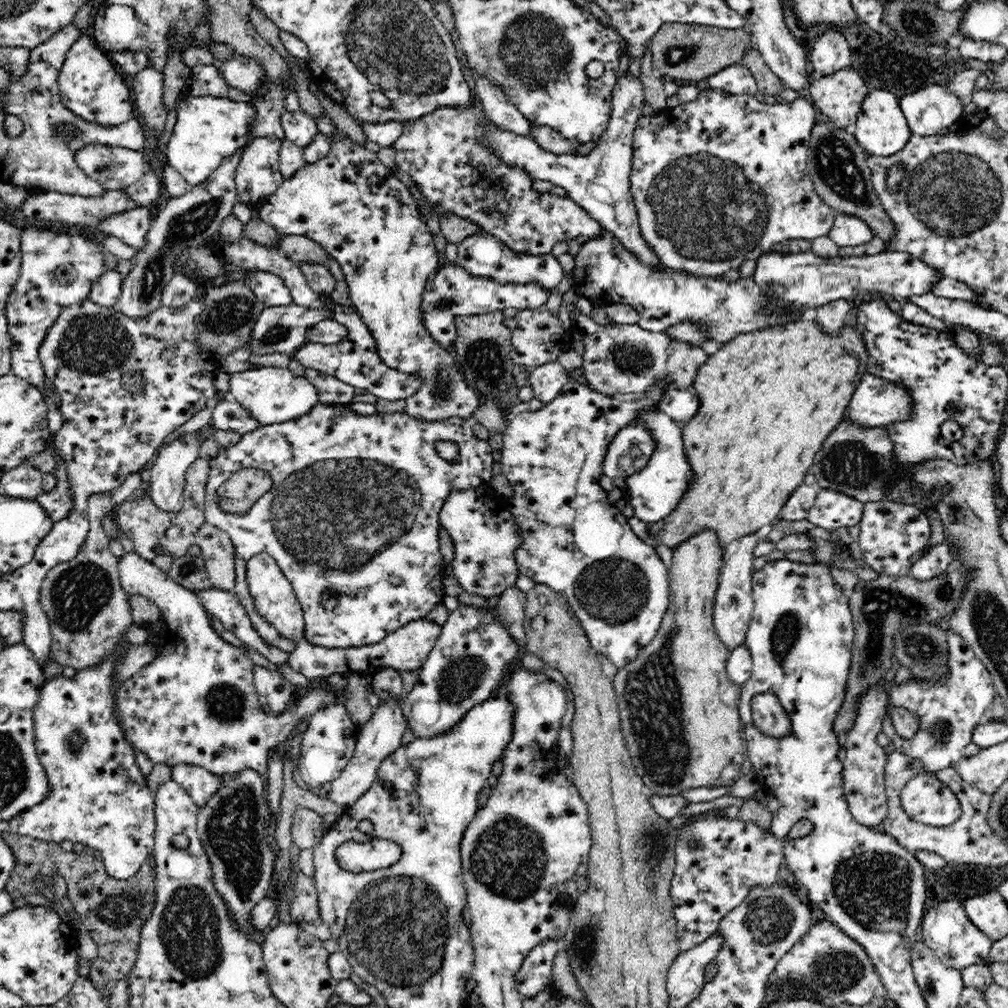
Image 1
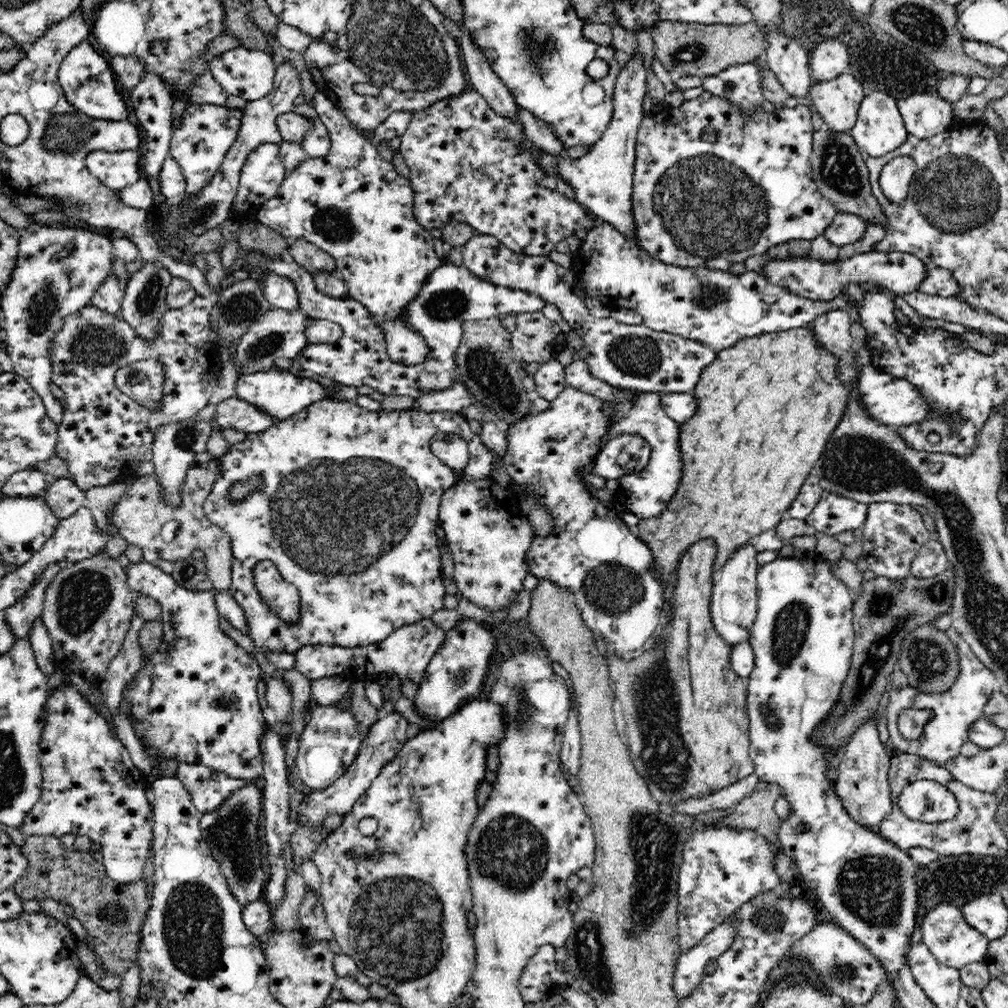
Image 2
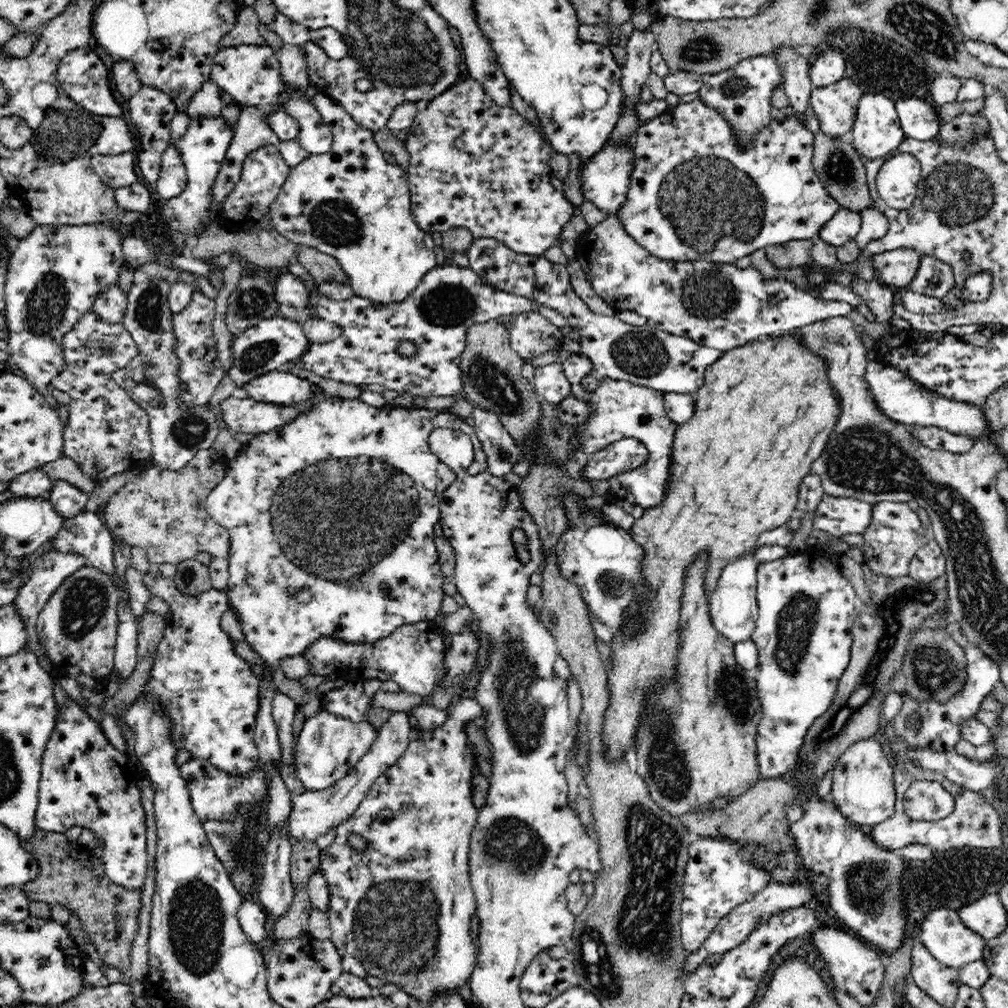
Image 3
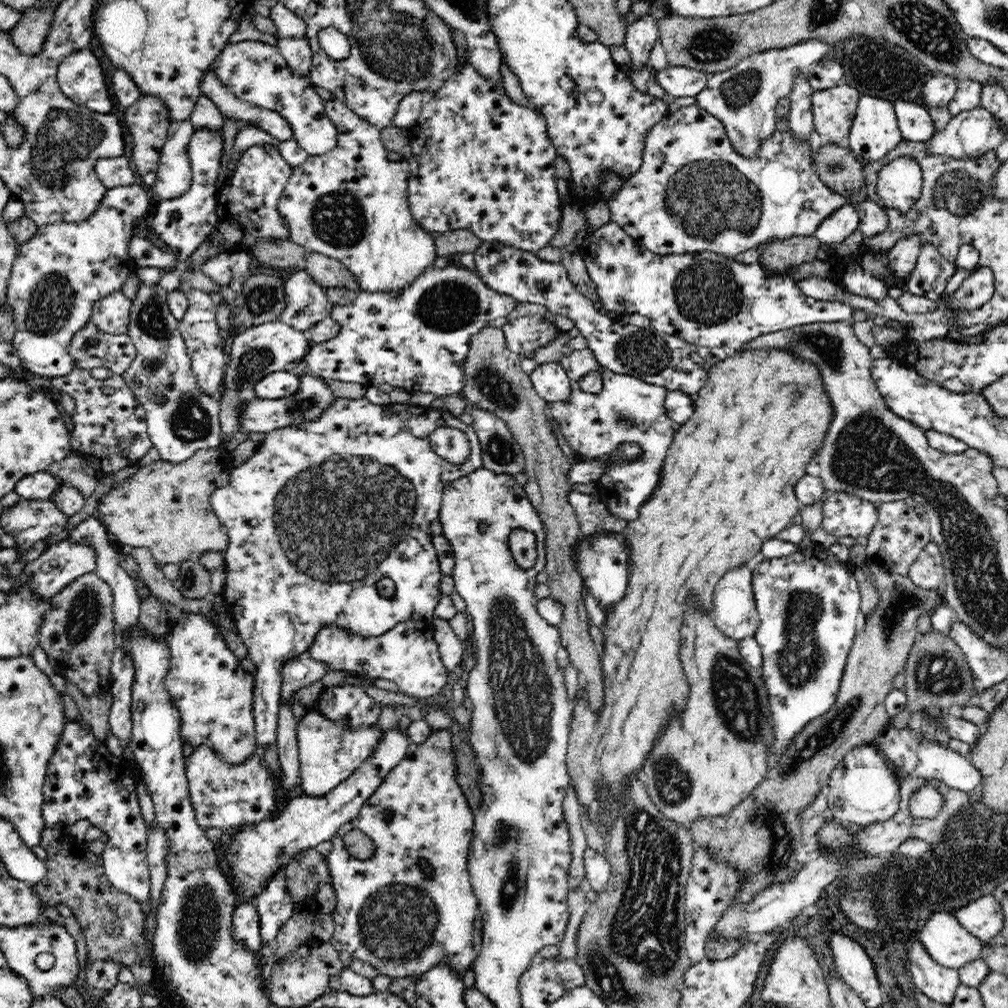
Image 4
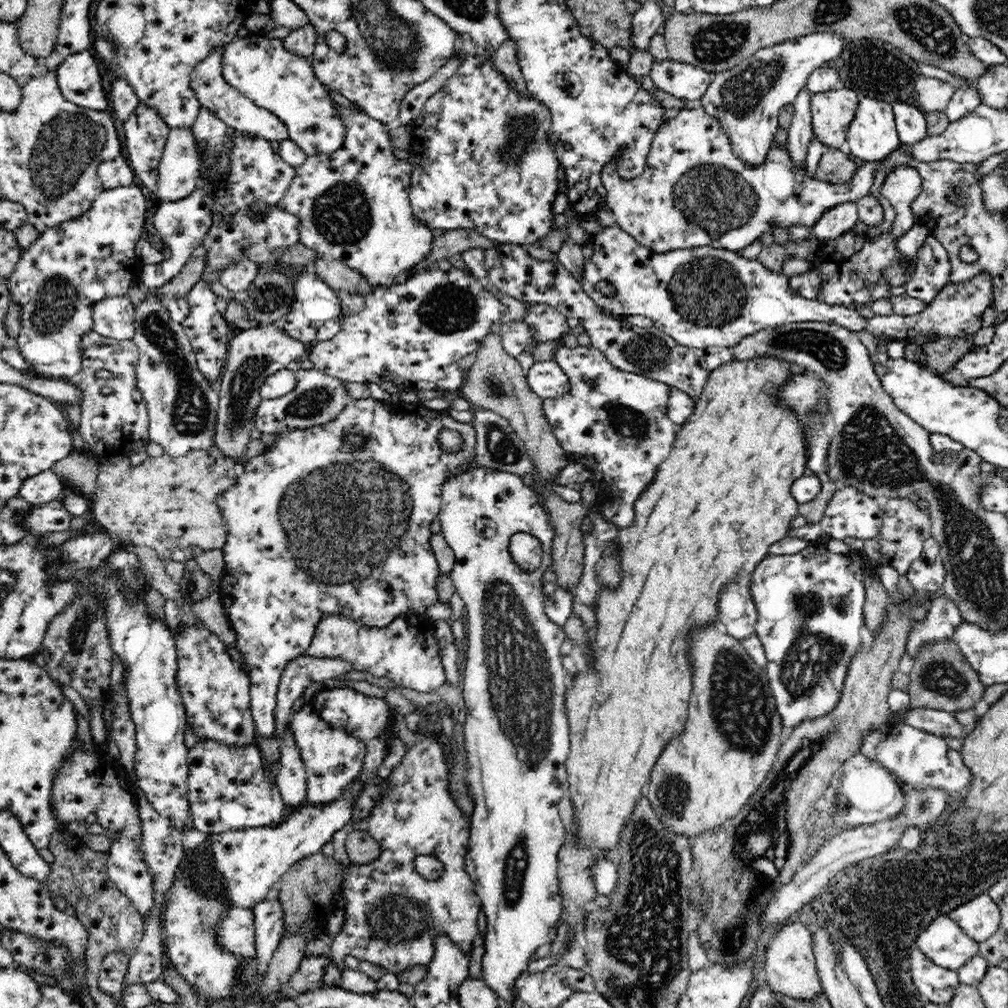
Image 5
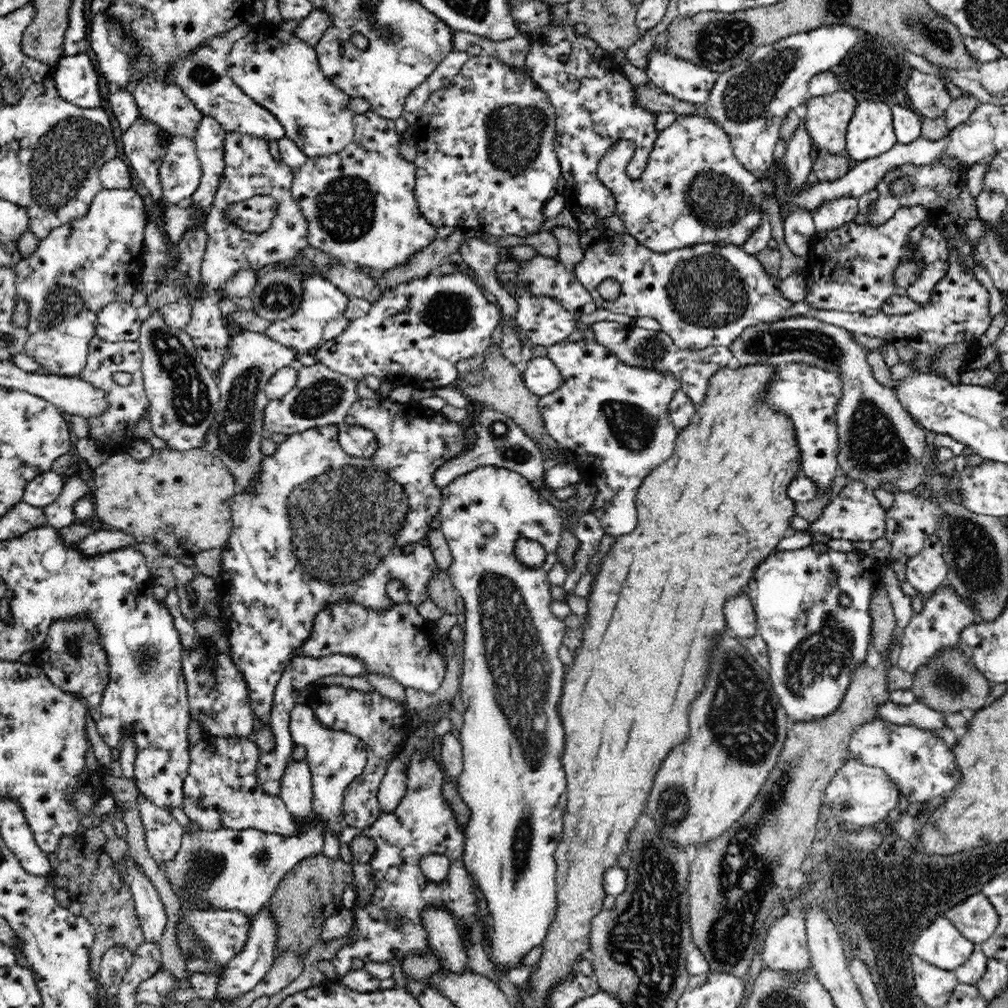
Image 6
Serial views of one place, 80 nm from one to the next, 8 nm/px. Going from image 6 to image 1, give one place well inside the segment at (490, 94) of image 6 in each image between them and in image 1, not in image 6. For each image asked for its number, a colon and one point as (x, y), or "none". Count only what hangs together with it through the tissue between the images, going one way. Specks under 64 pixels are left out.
1: (439, 151)
2: (468, 164)
3: (473, 164)
4: (481, 162)
5: (482, 158)

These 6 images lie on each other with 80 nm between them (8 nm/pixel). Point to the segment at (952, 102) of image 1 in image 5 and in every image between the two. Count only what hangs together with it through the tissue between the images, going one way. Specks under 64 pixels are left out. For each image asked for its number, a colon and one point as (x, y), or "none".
2: (926, 114)
3: (919, 120)
4: (915, 124)
5: (910, 121)

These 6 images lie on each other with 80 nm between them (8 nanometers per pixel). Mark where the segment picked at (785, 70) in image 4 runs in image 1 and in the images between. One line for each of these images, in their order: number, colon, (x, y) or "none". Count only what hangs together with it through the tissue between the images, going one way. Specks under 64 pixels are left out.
1: (732, 79)
2: (741, 84)
3: (743, 93)

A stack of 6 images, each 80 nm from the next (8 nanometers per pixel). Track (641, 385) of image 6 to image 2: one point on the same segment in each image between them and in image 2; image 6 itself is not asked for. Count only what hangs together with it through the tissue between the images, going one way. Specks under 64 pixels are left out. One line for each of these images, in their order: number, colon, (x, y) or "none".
2: (649, 491)
3: (621, 409)
4: (626, 409)
5: (616, 422)

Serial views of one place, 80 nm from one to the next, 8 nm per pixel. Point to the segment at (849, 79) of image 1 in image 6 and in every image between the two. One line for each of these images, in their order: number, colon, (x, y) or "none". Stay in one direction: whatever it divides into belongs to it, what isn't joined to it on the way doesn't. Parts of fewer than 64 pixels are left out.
2: (837, 101)
3: (835, 105)
4: (834, 109)
5: (832, 112)
6: (827, 117)

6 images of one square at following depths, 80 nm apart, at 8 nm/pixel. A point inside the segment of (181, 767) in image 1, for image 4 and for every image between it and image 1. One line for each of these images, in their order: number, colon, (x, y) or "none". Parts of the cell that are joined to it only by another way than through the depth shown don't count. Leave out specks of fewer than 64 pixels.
2: (208, 788)
3: (213, 792)
4: (223, 795)

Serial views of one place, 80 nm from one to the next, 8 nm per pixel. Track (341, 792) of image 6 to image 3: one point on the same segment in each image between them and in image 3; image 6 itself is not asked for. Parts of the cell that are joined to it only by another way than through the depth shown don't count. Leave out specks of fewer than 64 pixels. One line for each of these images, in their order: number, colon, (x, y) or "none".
3: (327, 747)
4: (329, 752)
5: (332, 757)

